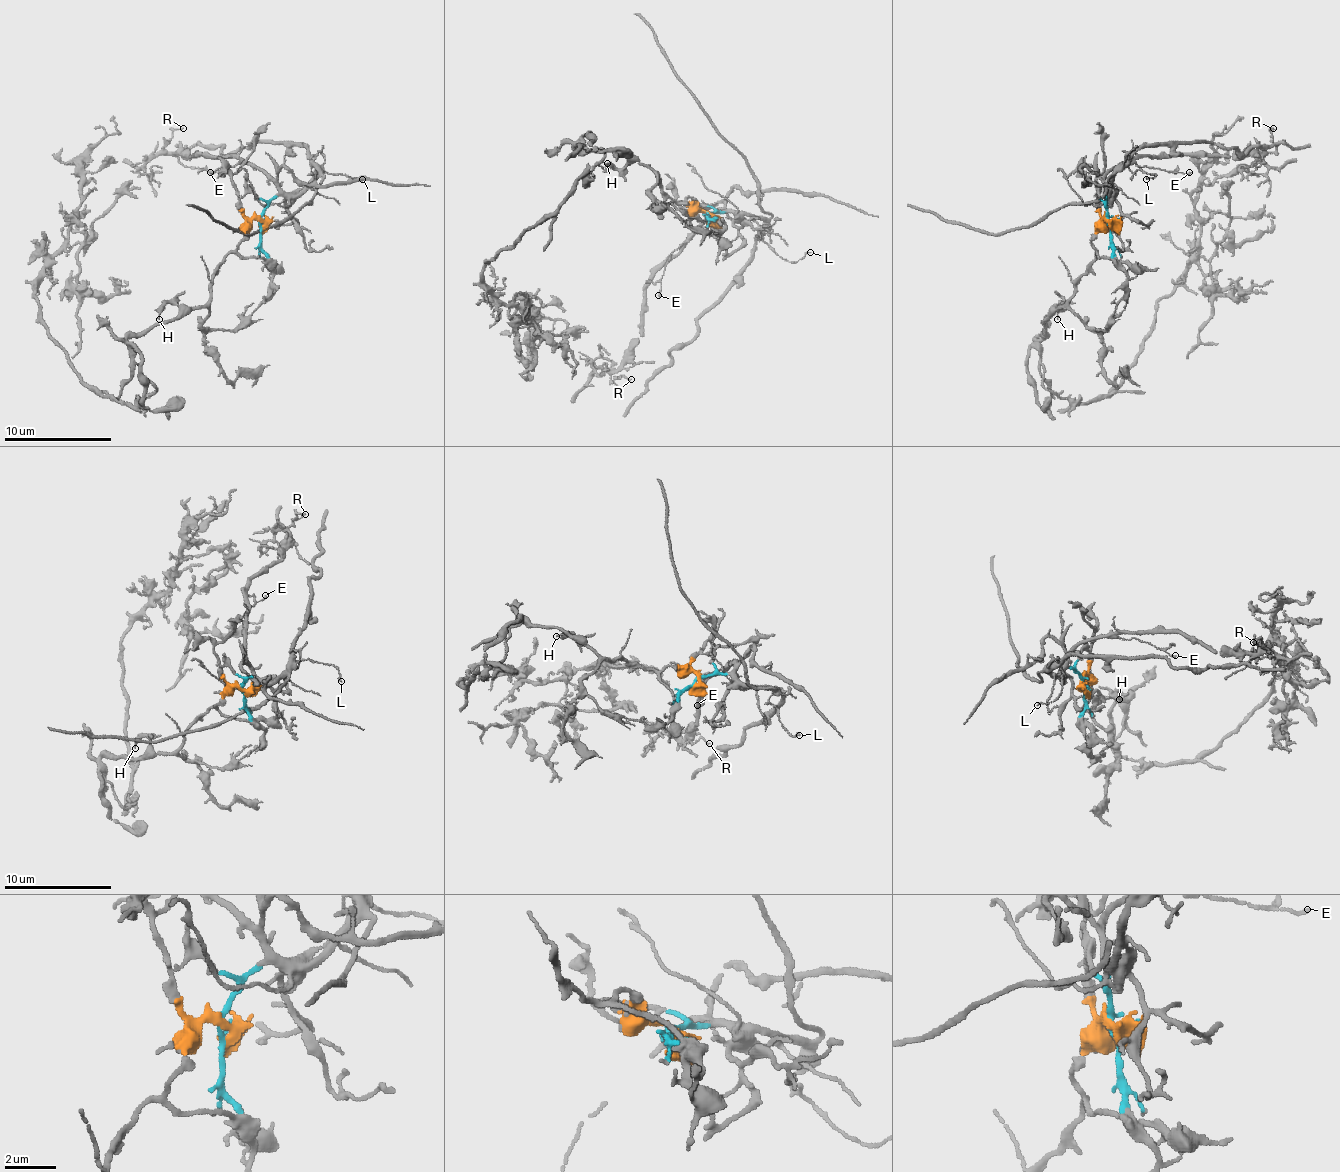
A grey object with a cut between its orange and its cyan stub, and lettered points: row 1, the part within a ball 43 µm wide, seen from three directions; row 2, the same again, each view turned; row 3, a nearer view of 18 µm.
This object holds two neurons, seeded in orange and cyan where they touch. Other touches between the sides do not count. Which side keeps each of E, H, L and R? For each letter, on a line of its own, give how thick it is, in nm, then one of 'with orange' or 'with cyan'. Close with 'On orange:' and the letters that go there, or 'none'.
E: 110 nm | with cyan
H: 150 nm | with orange
L: 110 nm | with cyan
R: 70 nm | with cyan
On orange: H

